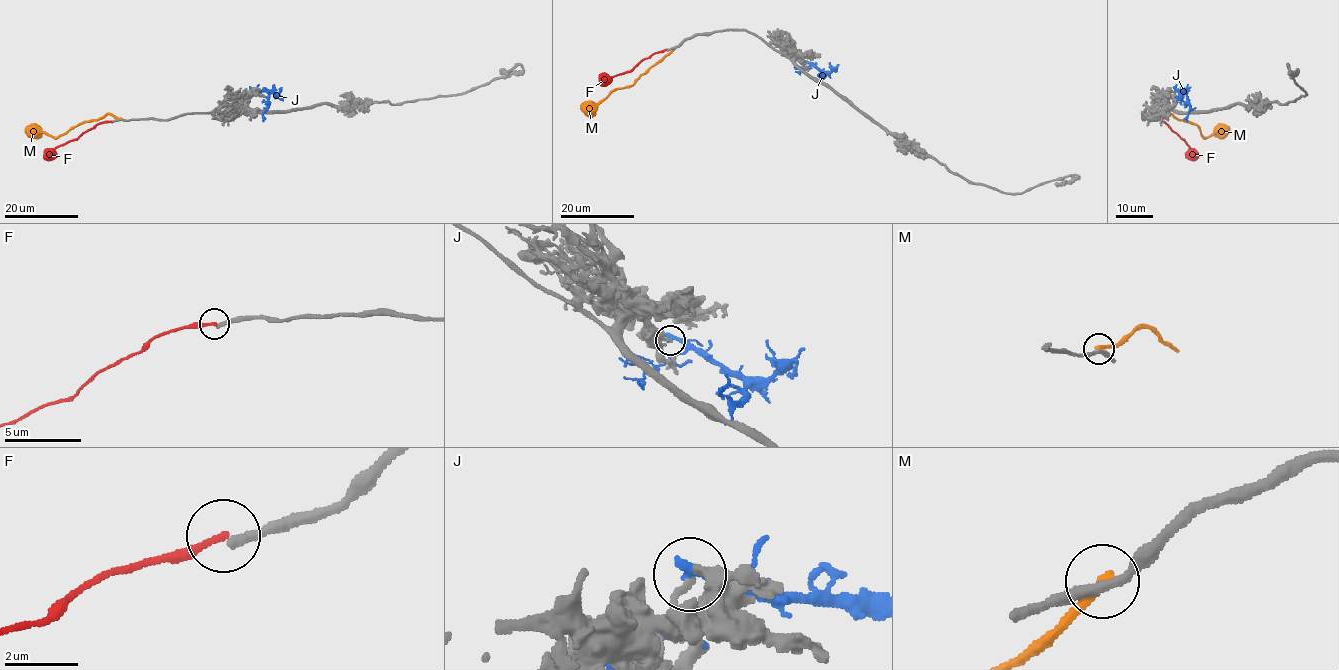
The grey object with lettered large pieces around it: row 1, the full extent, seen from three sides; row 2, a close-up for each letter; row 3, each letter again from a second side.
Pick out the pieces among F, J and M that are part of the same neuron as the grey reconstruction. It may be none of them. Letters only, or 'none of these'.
none of these

